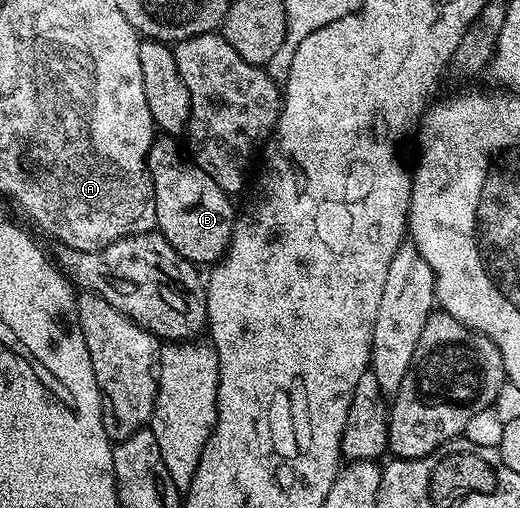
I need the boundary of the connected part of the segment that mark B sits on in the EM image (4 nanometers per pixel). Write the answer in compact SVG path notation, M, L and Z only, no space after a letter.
M163 133L153 138L148 150L148 176L152 178L156 202L156 227L164 240L180 254L197 265L215 265L224 258L232 240L233 200L211 177L206 177L191 158L180 156L175 138Z

